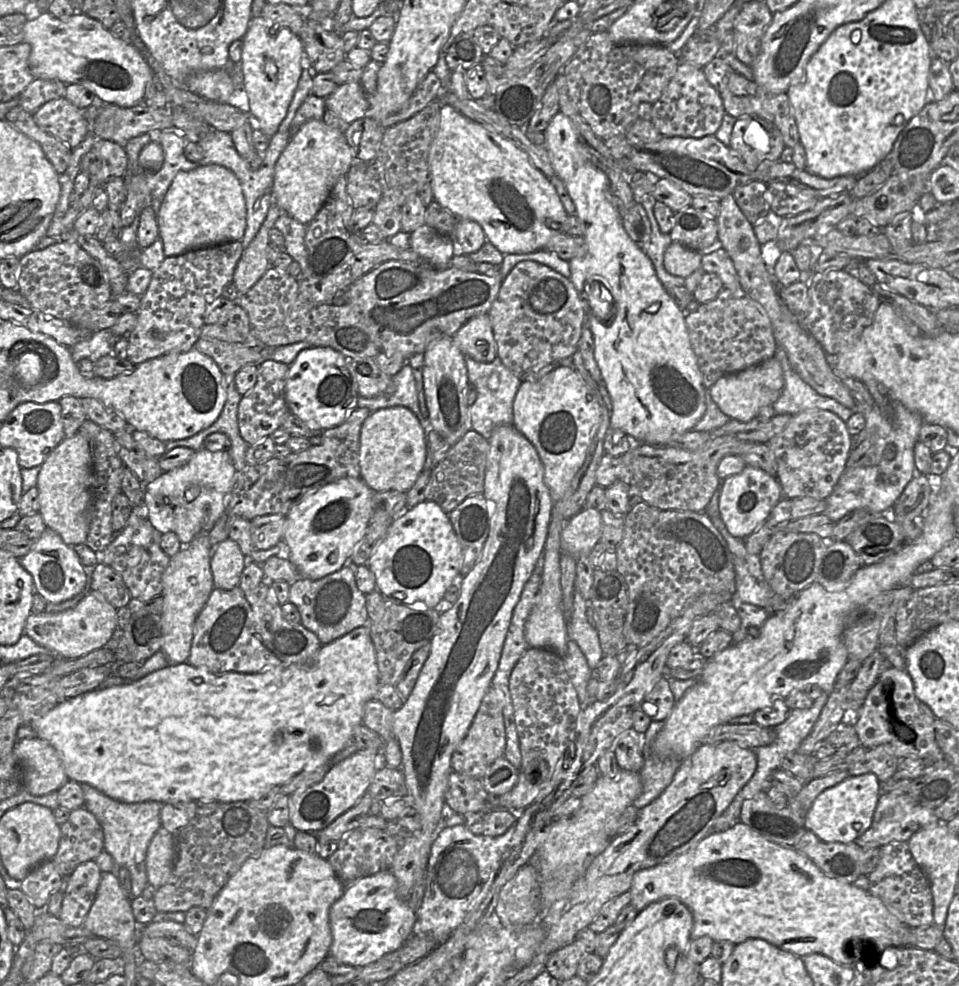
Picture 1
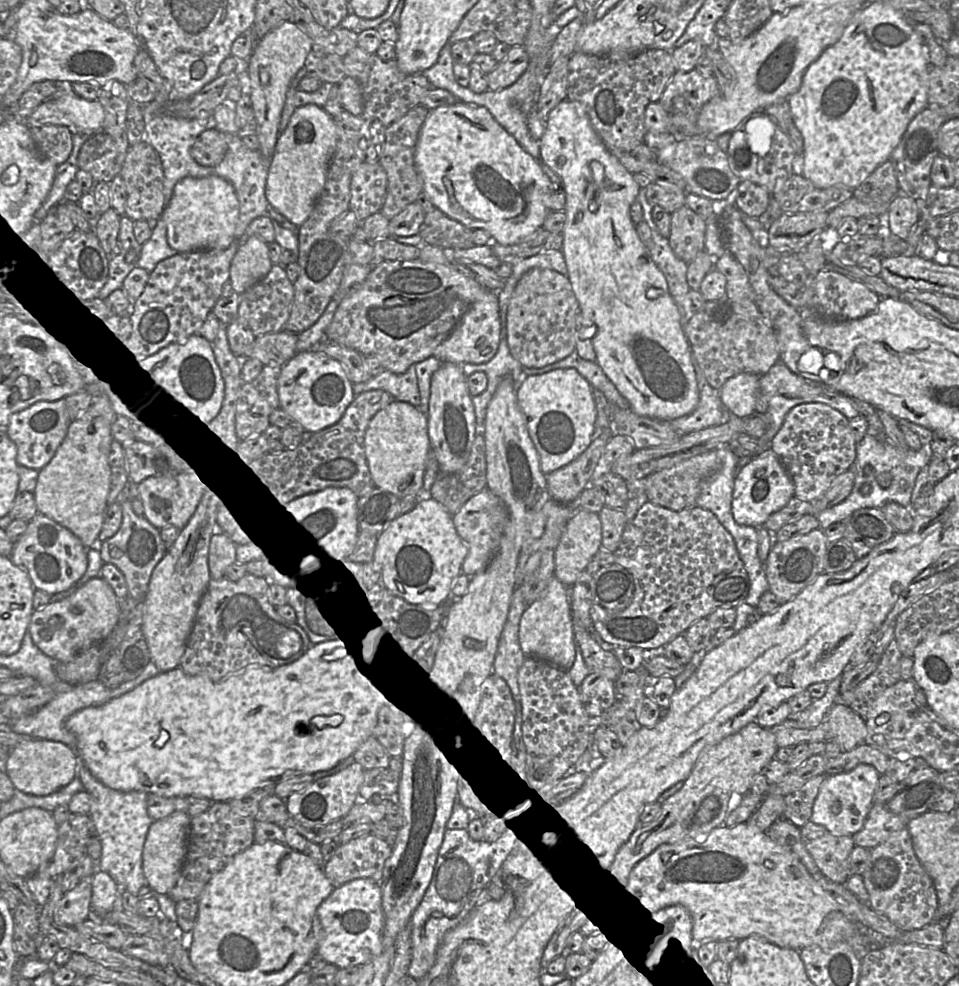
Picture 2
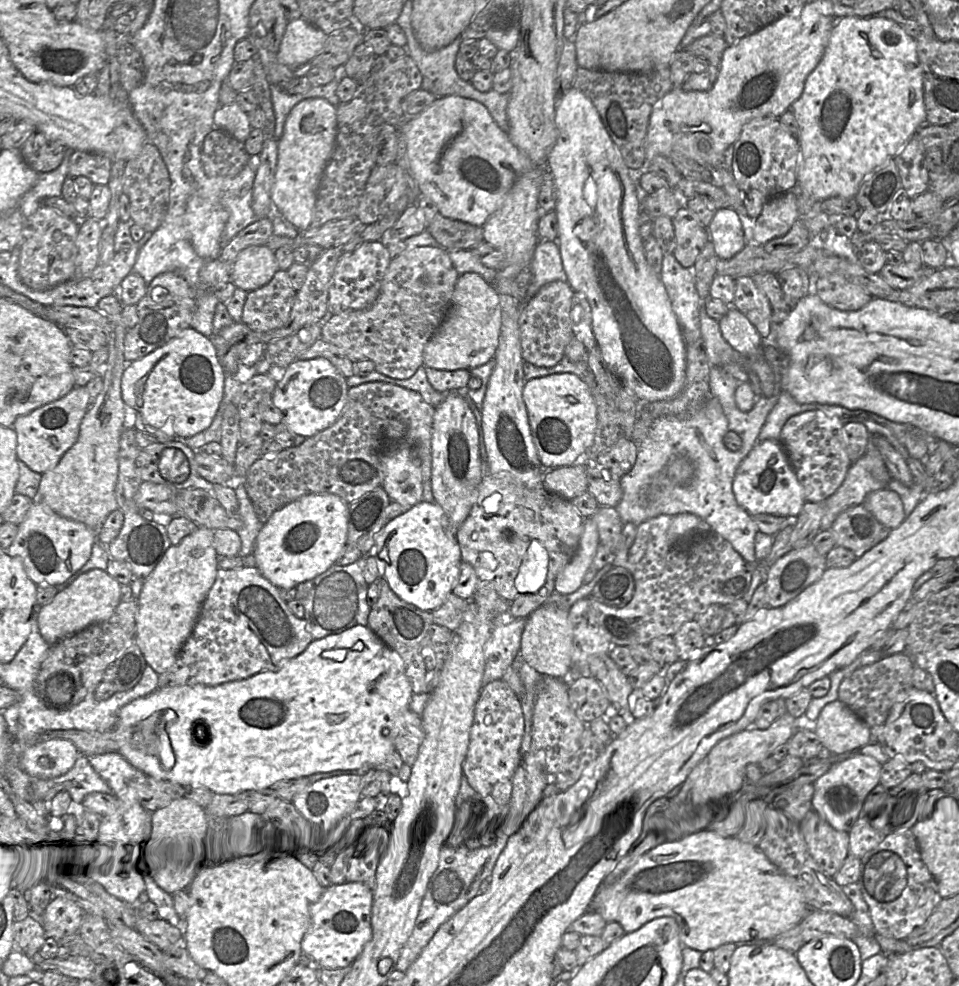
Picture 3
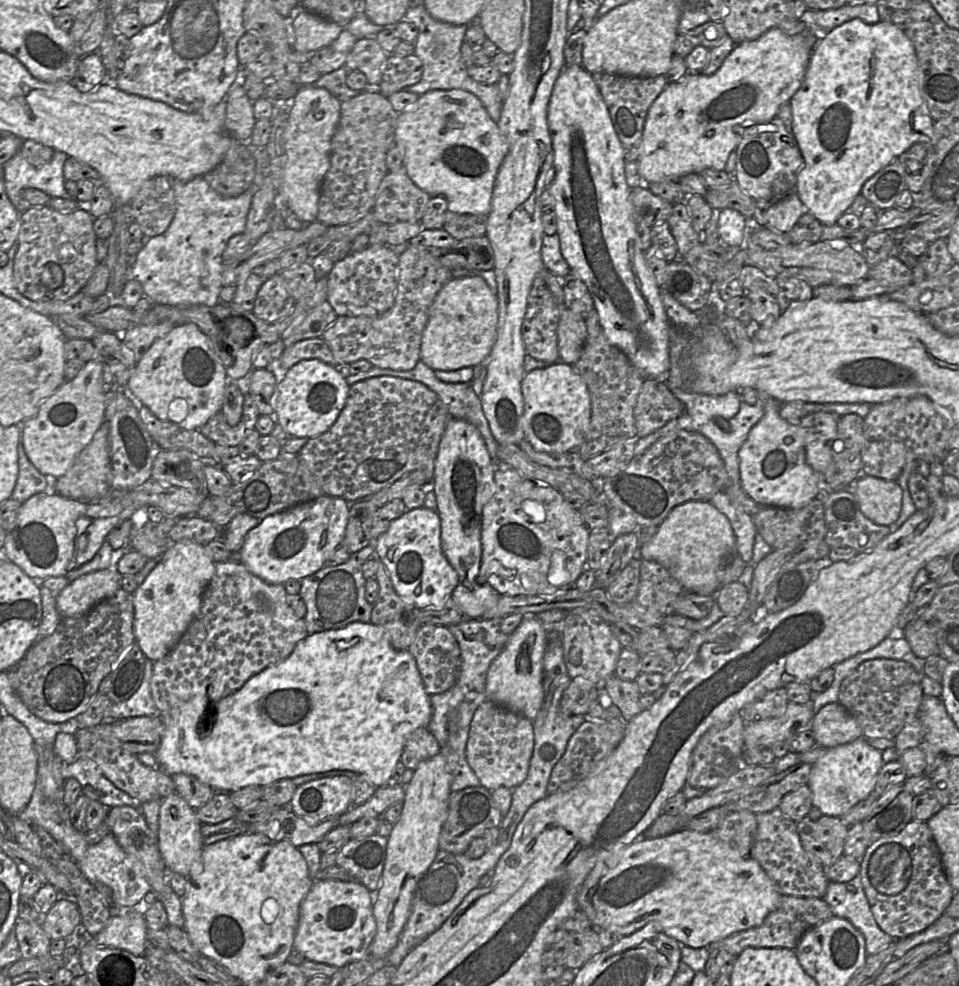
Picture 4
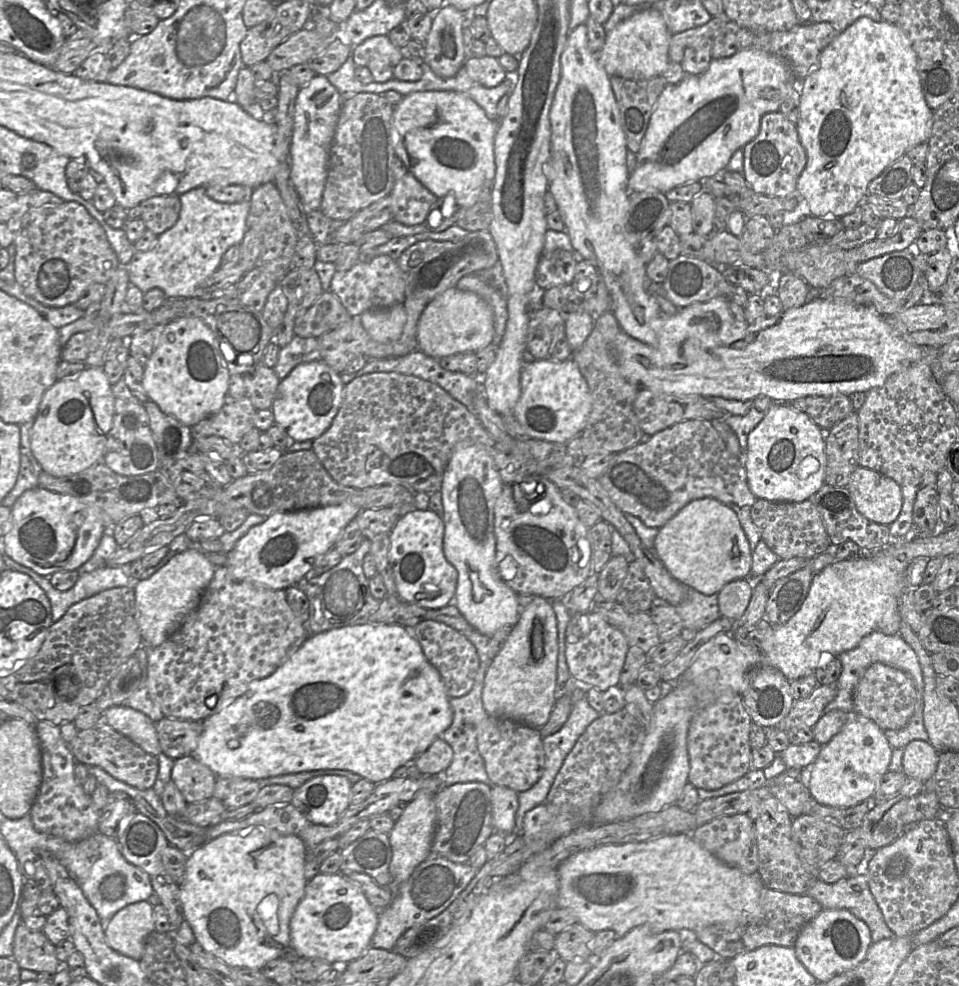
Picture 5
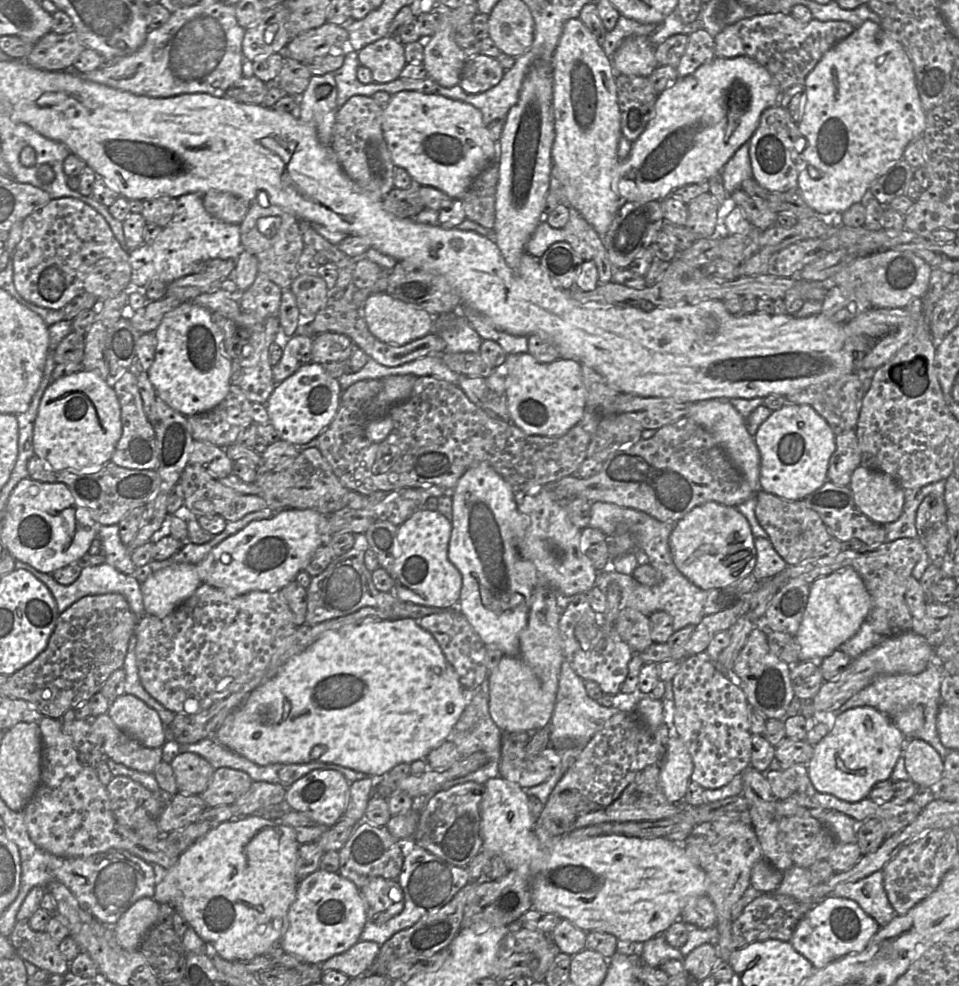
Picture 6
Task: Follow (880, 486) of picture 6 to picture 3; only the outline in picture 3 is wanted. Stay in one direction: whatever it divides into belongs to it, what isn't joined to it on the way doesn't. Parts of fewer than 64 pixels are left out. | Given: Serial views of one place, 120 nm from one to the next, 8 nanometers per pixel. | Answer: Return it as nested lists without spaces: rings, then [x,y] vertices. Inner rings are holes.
[[[888,488],[871,492],[863,503],[879,522],[895,529],[907,518],[898,493]]]

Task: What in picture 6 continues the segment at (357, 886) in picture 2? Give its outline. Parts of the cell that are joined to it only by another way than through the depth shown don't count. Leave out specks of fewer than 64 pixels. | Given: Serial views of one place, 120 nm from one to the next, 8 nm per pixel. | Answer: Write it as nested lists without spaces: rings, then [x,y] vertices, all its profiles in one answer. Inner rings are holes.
[[[318,869],[298,883],[296,898],[288,910],[289,926],[280,941],[285,953],[292,954],[308,964],[321,964],[356,944],[367,920],[364,902],[355,884],[337,872]]]

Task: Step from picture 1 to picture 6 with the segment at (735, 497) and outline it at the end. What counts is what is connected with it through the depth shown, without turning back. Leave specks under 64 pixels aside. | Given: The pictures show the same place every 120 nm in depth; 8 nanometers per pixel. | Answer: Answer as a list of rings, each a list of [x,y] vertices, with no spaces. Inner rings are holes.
[[[809,405],[783,406],[760,425],[754,440],[760,453],[762,491],[786,500],[802,500],[826,481],[836,435],[826,420]]]

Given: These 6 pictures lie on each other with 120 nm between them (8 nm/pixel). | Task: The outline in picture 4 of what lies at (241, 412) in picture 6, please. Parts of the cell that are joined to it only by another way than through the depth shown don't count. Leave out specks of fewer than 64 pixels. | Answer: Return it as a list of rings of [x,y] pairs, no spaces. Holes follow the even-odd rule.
[[[248,393],[244,396],[242,417],[236,426],[230,426],[220,411],[199,431],[215,444],[238,447],[255,430],[259,416],[258,409]]]

